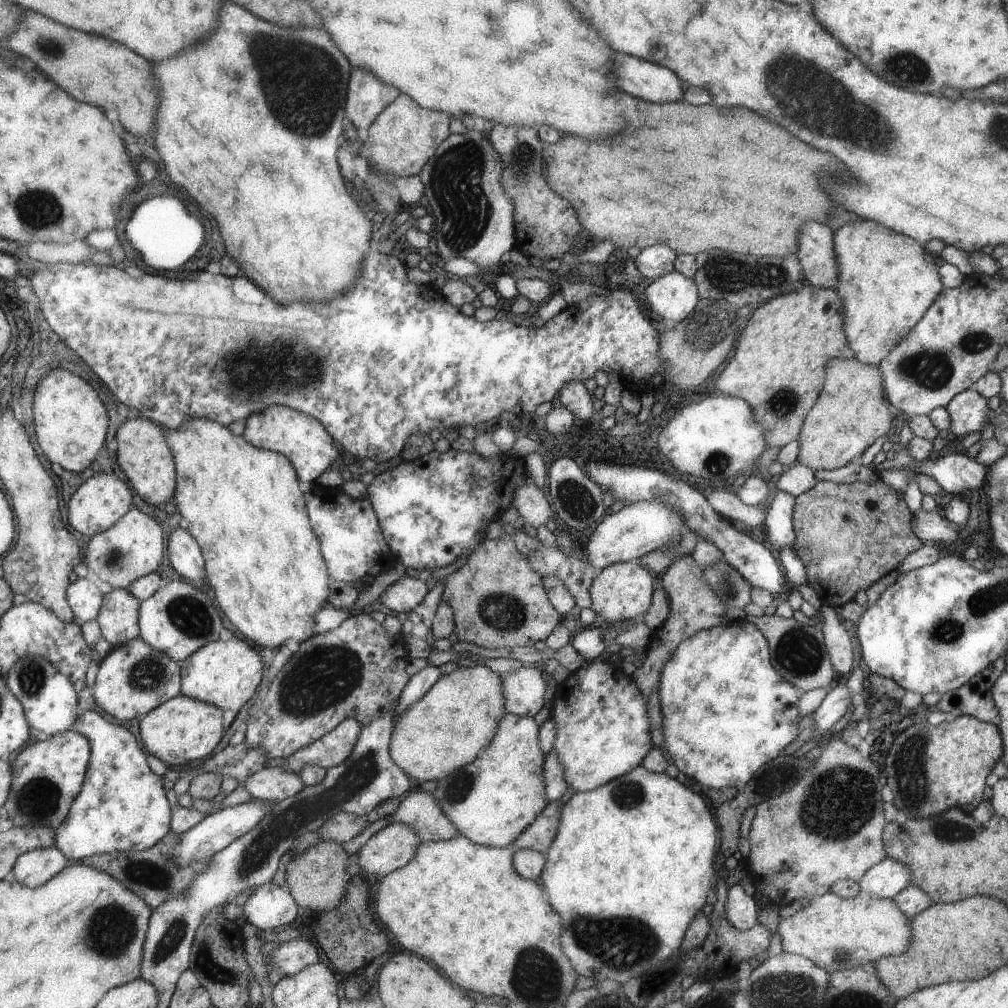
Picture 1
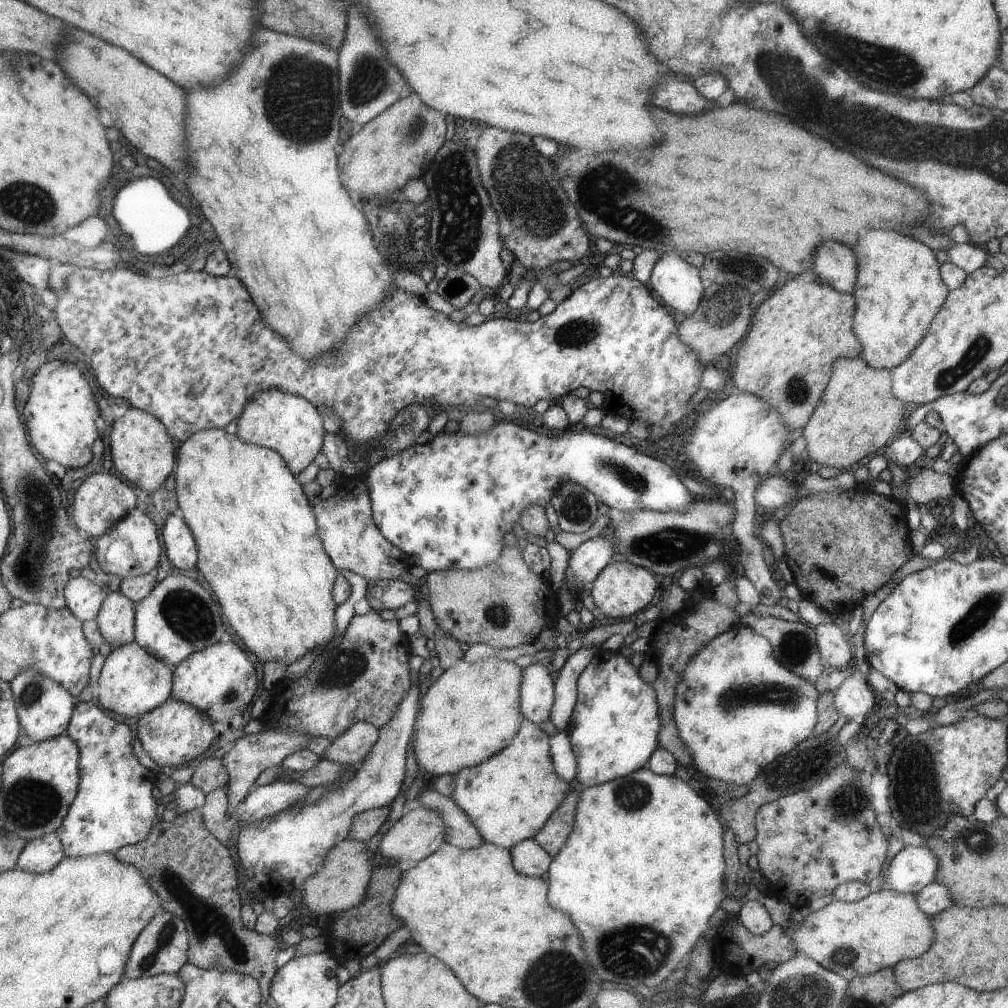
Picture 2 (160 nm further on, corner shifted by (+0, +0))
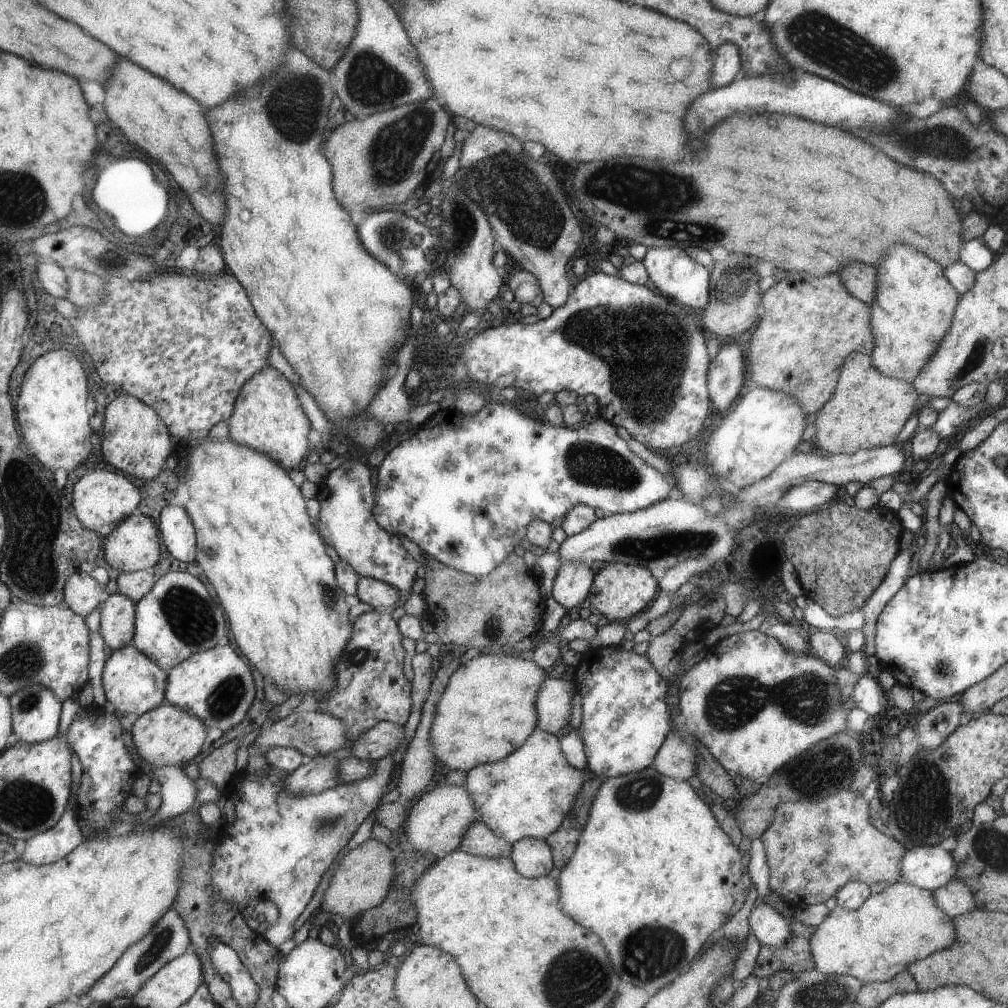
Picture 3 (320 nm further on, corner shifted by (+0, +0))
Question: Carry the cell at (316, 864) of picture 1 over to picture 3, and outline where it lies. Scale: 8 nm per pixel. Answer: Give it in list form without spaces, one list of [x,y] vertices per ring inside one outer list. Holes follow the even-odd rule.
[[[368,839],[344,854],[319,907],[323,908],[323,912],[339,914],[344,920],[353,920],[361,912],[381,904],[391,890],[393,880],[393,856],[389,848],[377,840]]]

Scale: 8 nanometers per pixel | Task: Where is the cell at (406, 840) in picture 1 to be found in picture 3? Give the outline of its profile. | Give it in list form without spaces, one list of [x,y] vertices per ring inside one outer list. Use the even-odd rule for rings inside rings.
[[[441,786],[431,792],[425,792],[411,806],[406,815],[405,840],[413,852],[431,855],[436,858],[460,847],[464,833],[477,819],[476,808],[467,790],[462,786]]]

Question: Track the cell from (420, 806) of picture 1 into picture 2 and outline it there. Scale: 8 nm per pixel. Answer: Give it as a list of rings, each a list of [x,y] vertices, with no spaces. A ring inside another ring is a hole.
[[[437,791],[419,792],[417,802],[425,808],[435,809],[444,821],[444,842],[462,849],[472,849],[483,840],[470,818],[449,797]]]

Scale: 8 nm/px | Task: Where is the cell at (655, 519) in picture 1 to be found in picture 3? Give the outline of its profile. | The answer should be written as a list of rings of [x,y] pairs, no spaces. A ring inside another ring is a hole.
[[[566,561],[559,566],[552,581],[551,597],[564,609],[585,604],[593,581],[593,573],[586,565]]]

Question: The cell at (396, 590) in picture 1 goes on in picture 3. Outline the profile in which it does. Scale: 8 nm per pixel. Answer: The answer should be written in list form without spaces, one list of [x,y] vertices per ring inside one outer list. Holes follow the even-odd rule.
[[[360,577],[356,583],[357,599],[373,607],[373,610],[388,610],[399,600],[400,593],[391,585],[368,577]]]

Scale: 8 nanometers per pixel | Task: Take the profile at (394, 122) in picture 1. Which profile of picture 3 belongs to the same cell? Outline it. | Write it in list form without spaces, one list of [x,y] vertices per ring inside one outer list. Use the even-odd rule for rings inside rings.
[[[433,97],[375,112],[360,119],[348,118],[325,140],[325,156],[333,160],[332,186],[344,207],[365,204],[369,211],[403,202],[417,186],[430,180],[431,160],[439,154],[449,114]]]

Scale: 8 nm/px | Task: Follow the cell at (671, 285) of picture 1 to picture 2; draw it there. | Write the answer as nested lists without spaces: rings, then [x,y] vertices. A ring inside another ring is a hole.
[[[675,252],[660,254],[652,268],[649,286],[666,307],[688,316],[699,306],[705,284],[700,269]]]

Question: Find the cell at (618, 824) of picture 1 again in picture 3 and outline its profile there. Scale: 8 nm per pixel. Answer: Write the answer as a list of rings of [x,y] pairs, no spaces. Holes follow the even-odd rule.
[[[651,766],[640,772],[630,773],[617,777],[604,779],[597,788],[592,807],[589,808],[588,819],[585,820],[584,831],[581,832],[579,843],[573,852],[572,859],[561,868],[556,883],[560,890],[560,907],[567,916],[577,920],[581,926],[593,928],[601,940],[605,940],[605,948],[609,948],[609,960],[613,960],[613,968],[616,974],[621,976],[621,982],[631,982],[637,988],[645,988],[649,994],[655,994],[659,988],[675,980],[675,976],[683,973],[683,966],[687,966],[691,960],[695,960],[695,954],[699,953],[701,944],[705,938],[713,932],[719,930],[739,908],[744,904],[747,895],[749,878],[745,876],[745,868],[741,864],[741,854],[739,850],[731,844],[727,834],[721,830],[719,824],[715,822],[710,806],[707,806],[689,786],[687,781],[679,781],[670,777],[658,774]]]

